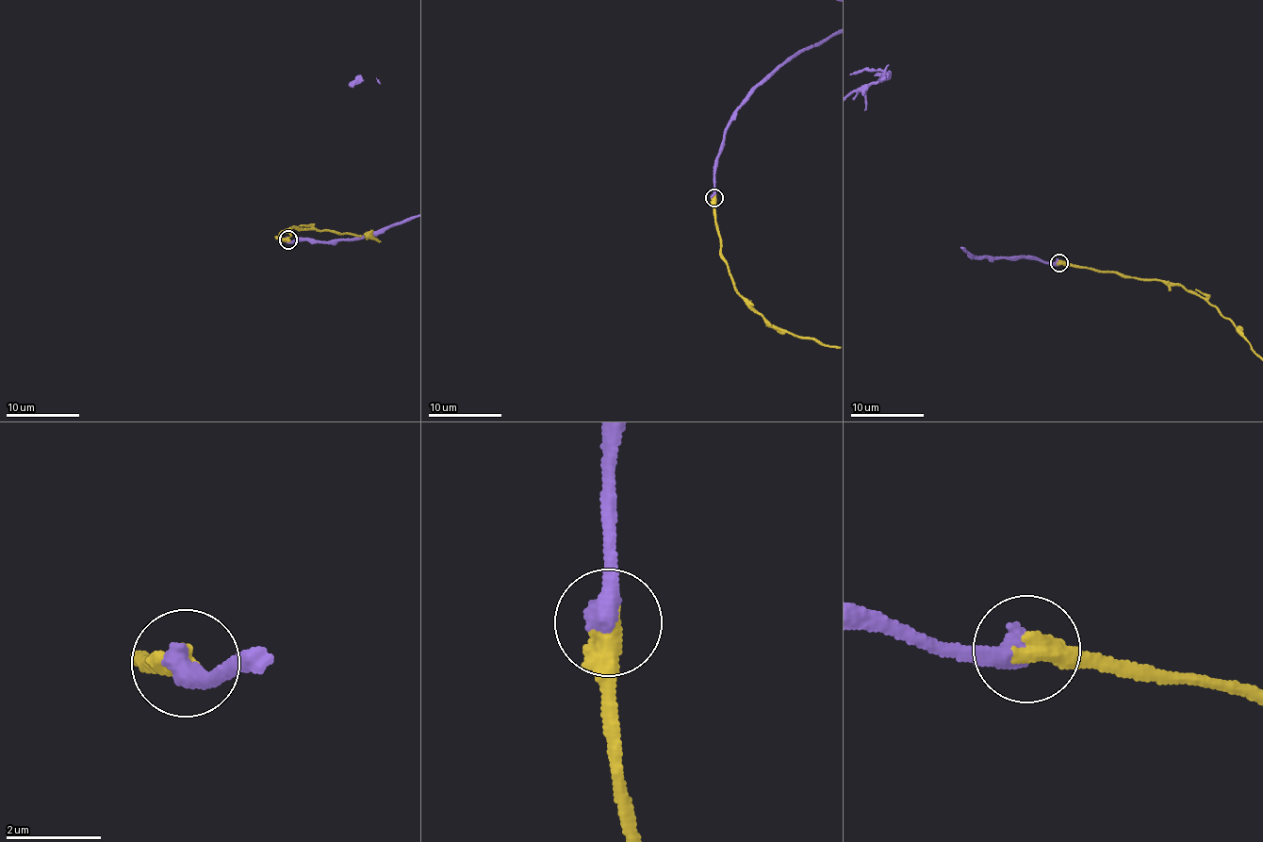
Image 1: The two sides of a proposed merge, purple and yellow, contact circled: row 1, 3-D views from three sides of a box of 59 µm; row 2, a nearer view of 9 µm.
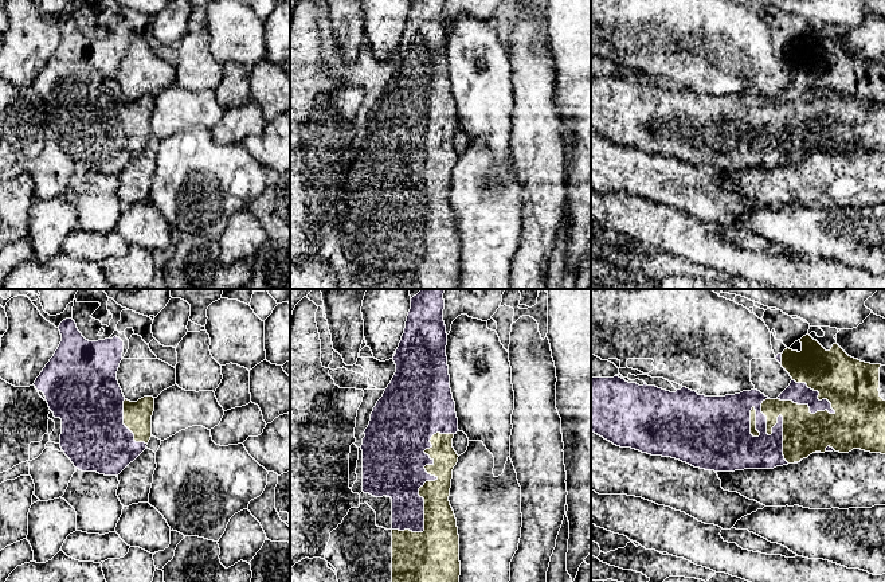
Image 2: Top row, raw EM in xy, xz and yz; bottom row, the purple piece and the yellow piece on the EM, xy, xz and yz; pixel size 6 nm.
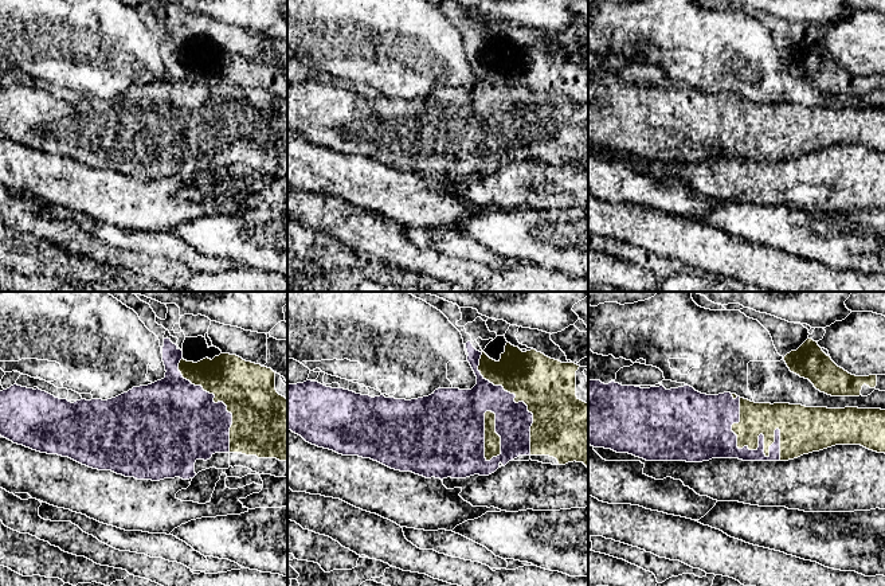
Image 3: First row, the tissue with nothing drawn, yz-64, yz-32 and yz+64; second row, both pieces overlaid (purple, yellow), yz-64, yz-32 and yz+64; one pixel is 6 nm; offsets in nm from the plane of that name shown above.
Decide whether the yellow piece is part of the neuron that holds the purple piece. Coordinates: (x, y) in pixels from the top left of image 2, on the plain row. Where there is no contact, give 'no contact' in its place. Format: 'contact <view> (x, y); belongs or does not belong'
contact xz (426, 179); belongs

